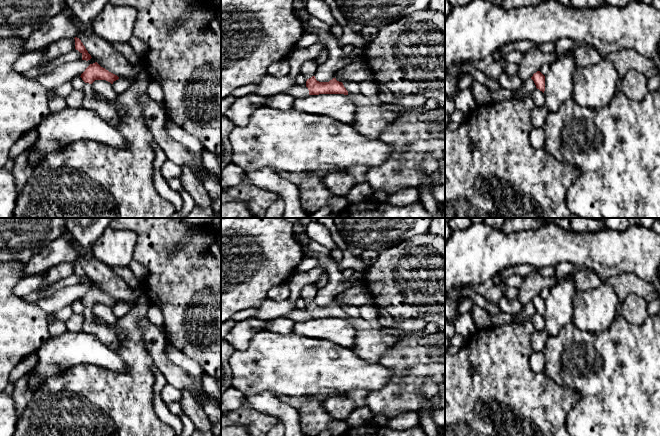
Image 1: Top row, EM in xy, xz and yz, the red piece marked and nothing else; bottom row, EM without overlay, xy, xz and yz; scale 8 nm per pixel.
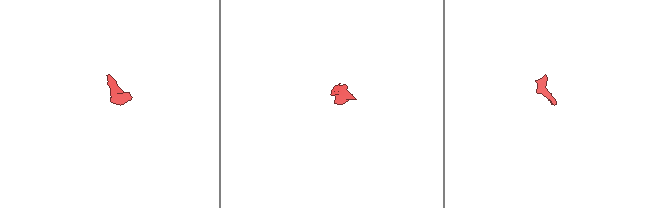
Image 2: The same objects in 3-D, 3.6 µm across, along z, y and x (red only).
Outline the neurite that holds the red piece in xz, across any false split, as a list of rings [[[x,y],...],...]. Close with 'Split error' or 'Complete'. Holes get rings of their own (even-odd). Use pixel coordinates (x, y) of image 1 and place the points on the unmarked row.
[[[315,300],[307,303],[305,310],[296,309],[283,317],[292,320],[294,323],[319,318],[348,319],[348,315],[343,307],[337,305],[336,302],[333,302],[329,306],[319,306],[316,304]]]. Split error

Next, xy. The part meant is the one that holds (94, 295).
[[[97,286],[90,288],[80,300],[85,307],[92,308],[95,304],[106,304],[113,308],[119,301],[105,292],[101,291]]]. Complete

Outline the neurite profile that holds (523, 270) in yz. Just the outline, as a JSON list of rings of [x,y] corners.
[[[516,265],[505,268],[498,275],[500,275],[504,280],[506,280],[509,276],[514,274],[518,274],[523,278],[525,278],[530,274],[530,270],[531,270],[530,265]]]

